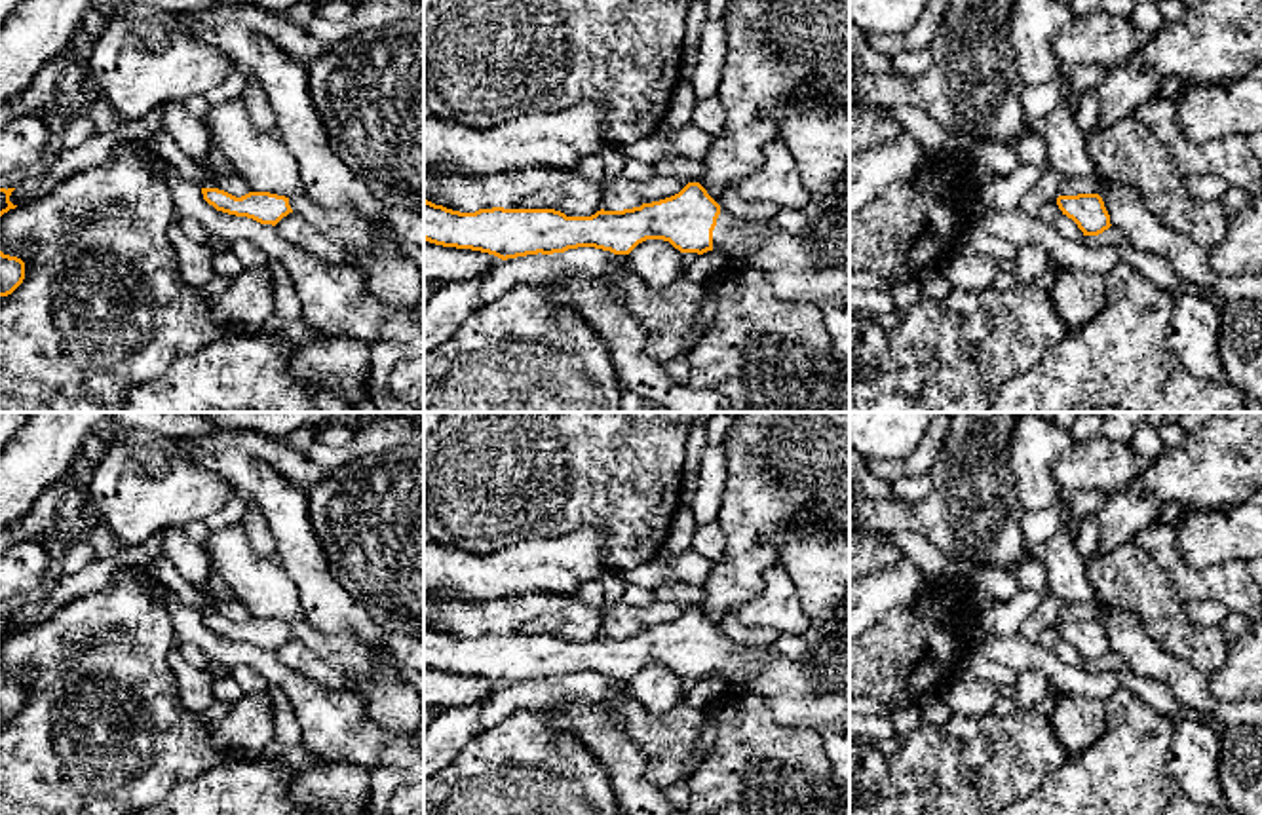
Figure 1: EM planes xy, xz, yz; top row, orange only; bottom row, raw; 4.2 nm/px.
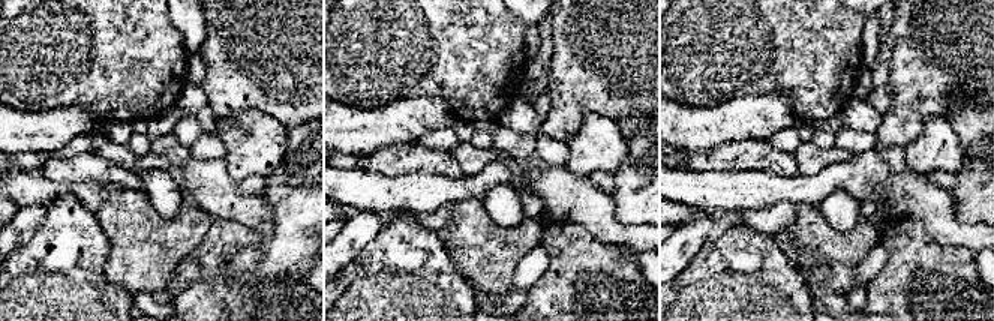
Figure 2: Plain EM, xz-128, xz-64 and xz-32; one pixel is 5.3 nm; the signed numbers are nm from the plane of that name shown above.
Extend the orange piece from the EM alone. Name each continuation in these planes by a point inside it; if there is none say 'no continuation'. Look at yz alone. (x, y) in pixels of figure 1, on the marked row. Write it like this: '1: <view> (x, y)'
no continuation

